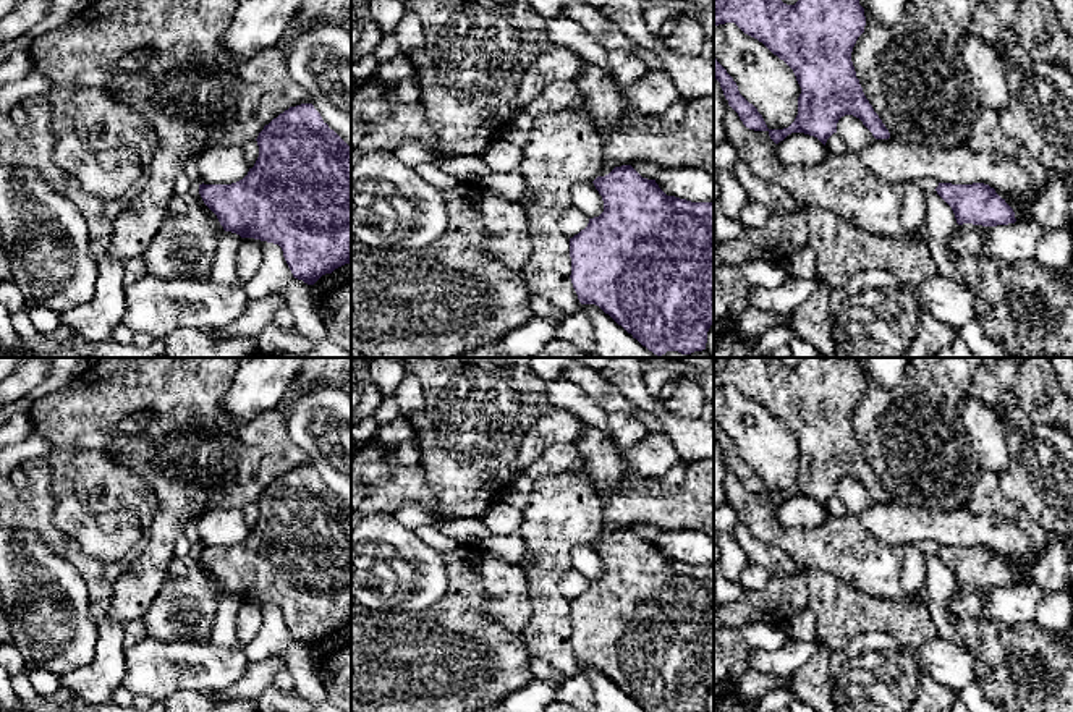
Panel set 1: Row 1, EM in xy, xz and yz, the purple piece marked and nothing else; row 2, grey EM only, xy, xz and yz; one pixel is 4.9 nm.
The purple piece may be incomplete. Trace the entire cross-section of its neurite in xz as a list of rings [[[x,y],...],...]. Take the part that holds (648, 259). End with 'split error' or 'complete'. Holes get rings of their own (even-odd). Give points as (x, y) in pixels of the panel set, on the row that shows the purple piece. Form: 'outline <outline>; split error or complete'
outline [[[631,165],[615,167],[592,183],[602,196],[604,212],[570,238],[570,278],[579,303],[599,306],[659,358],[667,351],[691,354],[706,350],[714,324],[714,201],[667,196],[655,180],[643,178]]]; complete

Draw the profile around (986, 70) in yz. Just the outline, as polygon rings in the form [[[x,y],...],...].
[[[973,34],[961,39],[960,52],[979,105],[995,113],[1005,110],[1010,92],[1007,65],[999,52],[984,39]]]

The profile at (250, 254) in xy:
[[[243,238],[236,251],[236,273],[240,285],[248,283],[262,264],[262,248],[254,238]]]

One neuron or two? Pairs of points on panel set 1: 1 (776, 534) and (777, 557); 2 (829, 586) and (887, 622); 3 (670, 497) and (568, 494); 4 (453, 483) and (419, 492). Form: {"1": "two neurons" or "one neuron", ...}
{"1": "two neurons", "2": "one neuron", "3": "two neurons", "4": "two neurons"}

